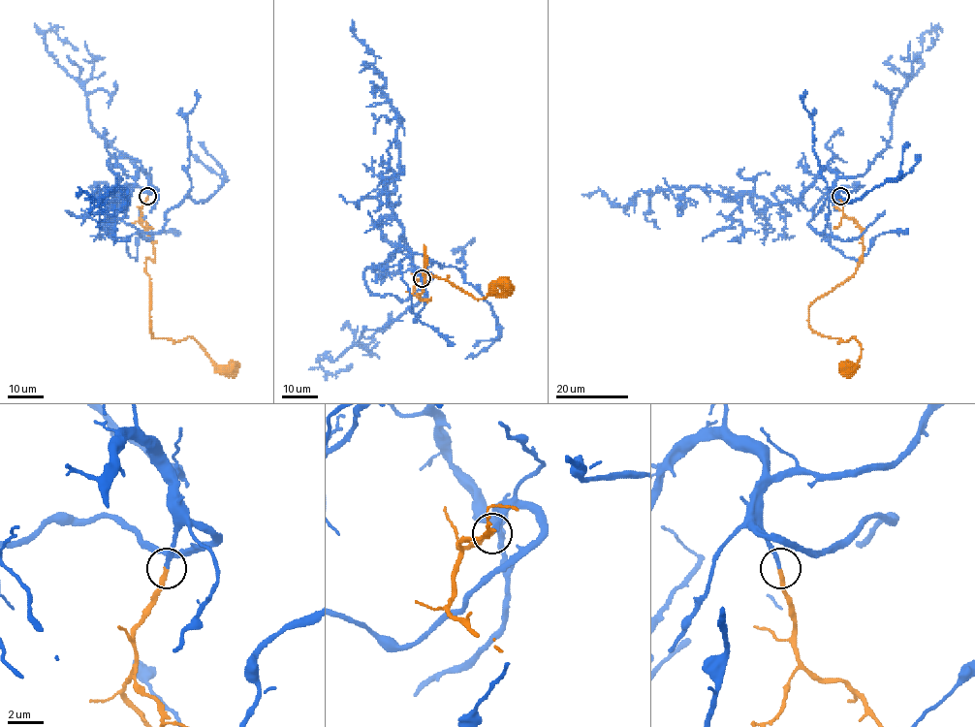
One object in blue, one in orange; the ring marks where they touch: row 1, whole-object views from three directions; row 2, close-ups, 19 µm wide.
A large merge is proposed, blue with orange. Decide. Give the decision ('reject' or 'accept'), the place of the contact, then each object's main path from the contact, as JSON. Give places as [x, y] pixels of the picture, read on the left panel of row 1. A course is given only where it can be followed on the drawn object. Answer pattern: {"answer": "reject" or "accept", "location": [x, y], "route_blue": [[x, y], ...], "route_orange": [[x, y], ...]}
{"answer": "accept", "location": [147, 196], "route_blue": [[147, 196], [157, 189], [89, 187], [125, 222], [158, 234], [186, 197], [204, 202], [223, 184], [191, 155]], "route_orange": [[147, 196], [140, 222], [154, 258], [145, 260], [152, 337], [177, 342], [190, 336], [218, 365], [231, 368]]}

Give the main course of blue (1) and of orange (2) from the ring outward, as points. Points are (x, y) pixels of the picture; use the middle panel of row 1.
1: (422, 277), (431, 277), (400, 300), (373, 294), (363, 271), (399, 246), (455, 266), (499, 335), (465, 359)
2: (422, 277), (414, 294), (426, 301), (420, 299), (424, 246), (426, 270), (475, 299), (498, 296), (505, 284)

